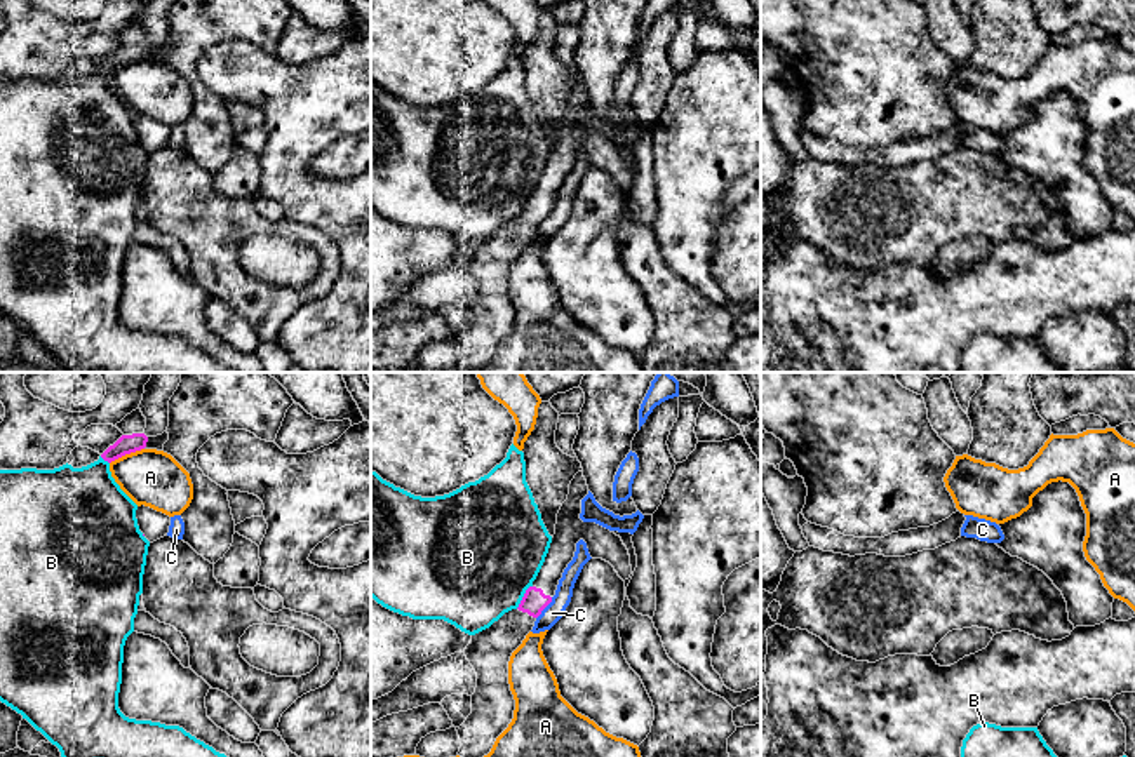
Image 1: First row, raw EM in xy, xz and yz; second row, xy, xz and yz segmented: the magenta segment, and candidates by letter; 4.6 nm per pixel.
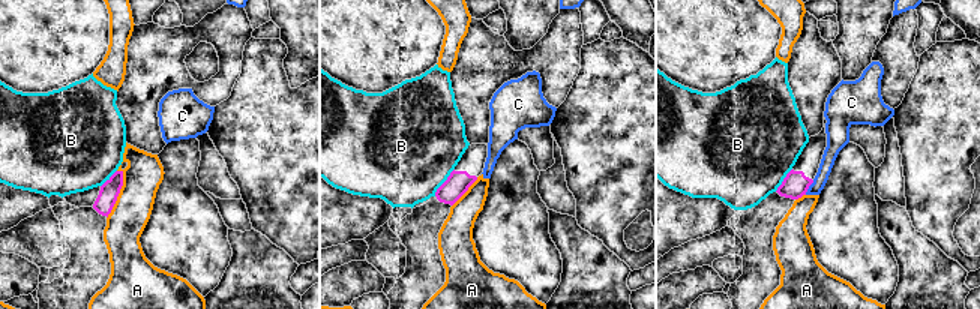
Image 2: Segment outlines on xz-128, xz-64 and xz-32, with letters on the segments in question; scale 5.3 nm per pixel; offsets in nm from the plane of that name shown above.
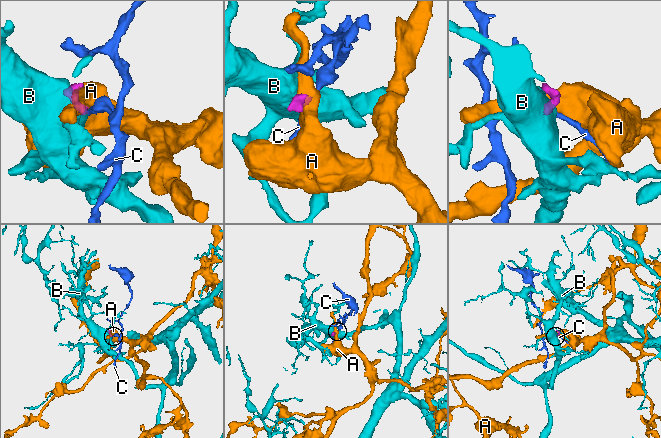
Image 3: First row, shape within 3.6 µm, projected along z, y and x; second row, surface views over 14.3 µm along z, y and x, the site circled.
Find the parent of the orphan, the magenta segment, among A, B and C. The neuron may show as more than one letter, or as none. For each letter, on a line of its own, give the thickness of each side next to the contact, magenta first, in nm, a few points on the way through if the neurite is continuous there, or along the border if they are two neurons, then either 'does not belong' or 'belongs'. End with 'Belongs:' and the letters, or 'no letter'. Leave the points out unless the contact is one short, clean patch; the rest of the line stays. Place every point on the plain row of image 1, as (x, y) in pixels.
A: 90 nm thick on the magenta side, 260 nm on the other; does not belong
B: 110 nm thick on the magenta side, 480 nm on the other; border along xz (531, 195), (516, 218); does not belong
C: 110 nm thick on the magenta side, 90 nm on the other; border along xz (552, 207), (537, 228); does not belong
Belongs: no letter

